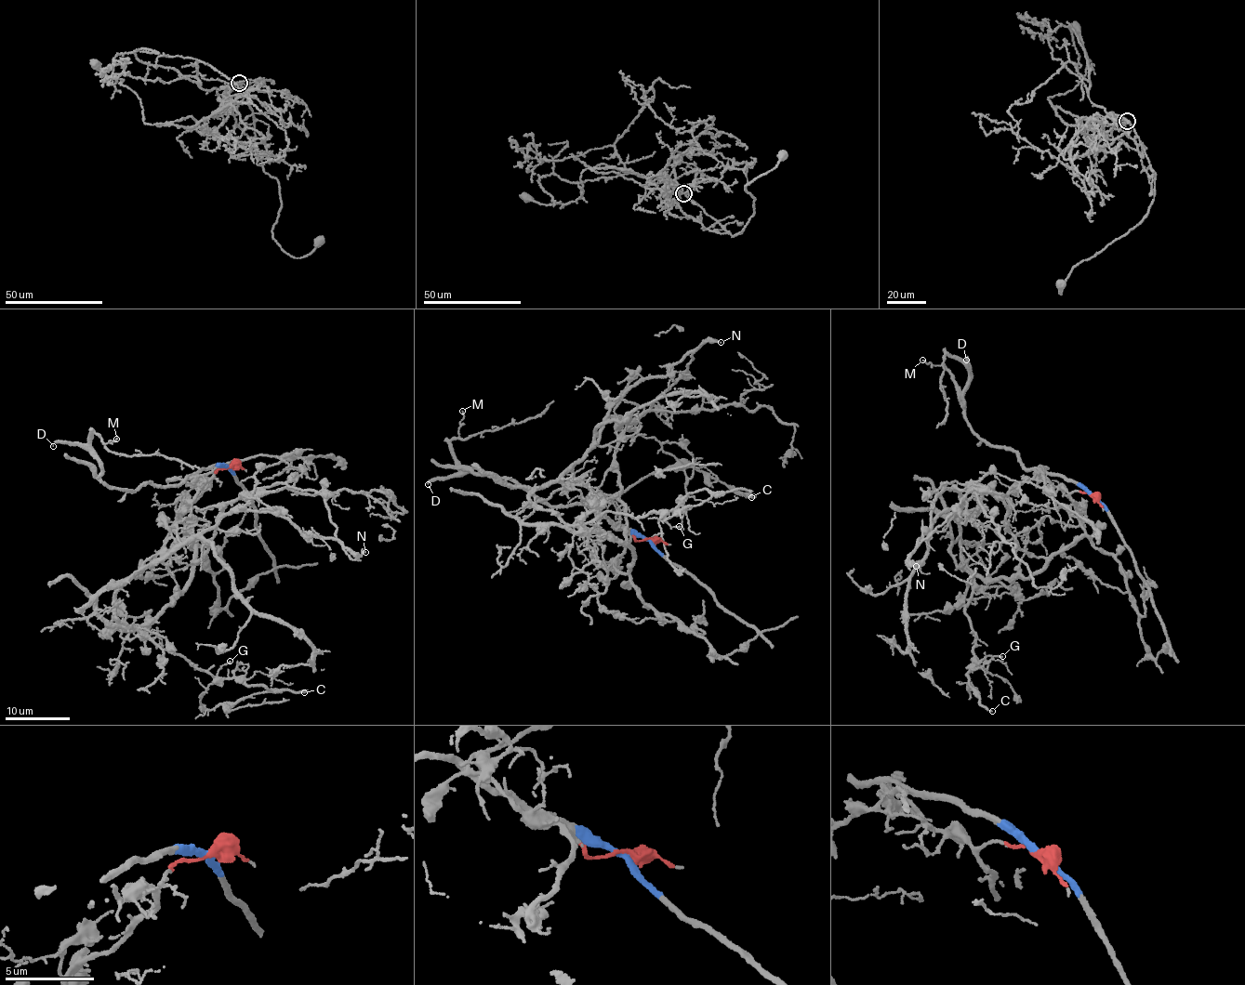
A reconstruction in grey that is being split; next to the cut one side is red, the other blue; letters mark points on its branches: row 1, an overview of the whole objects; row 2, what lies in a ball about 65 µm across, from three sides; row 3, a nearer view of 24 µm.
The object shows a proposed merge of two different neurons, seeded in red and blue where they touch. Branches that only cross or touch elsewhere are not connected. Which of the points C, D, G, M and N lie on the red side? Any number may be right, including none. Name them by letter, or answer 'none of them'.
C, G, N

